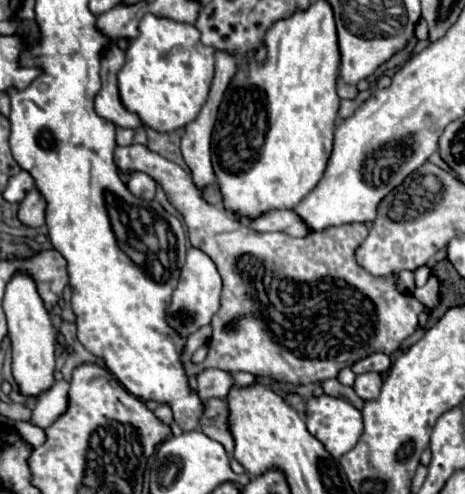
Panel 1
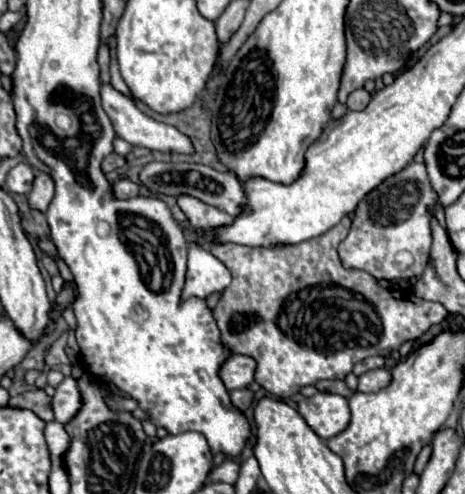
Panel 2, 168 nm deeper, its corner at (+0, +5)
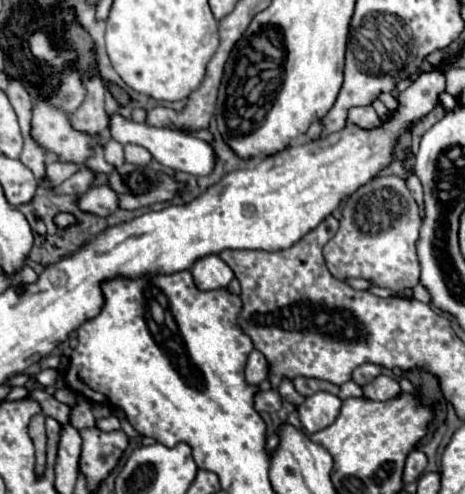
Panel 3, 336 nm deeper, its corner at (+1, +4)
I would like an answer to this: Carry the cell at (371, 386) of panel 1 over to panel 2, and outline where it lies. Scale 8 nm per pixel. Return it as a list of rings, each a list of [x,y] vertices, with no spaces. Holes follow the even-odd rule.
[[[372,369],[364,375],[358,377],[358,389],[362,393],[370,393],[370,391],[380,391],[390,383],[390,371],[386,369]]]

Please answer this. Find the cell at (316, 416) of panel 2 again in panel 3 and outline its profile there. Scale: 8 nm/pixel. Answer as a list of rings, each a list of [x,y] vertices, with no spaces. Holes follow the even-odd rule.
[[[315,392],[315,394],[307,396],[297,406],[301,426],[309,434],[327,428],[331,422],[335,422],[335,418],[339,414],[339,406],[341,406],[341,400],[329,392]]]

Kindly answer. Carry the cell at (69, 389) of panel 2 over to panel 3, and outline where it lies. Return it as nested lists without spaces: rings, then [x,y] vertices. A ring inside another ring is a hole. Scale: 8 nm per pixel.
[[[77,394],[77,398],[79,398],[79,404],[73,406],[71,424],[73,424],[77,430],[91,428],[91,426],[95,424],[95,416],[93,416],[93,412],[91,412],[91,408],[89,408],[89,402],[83,400],[79,394]]]

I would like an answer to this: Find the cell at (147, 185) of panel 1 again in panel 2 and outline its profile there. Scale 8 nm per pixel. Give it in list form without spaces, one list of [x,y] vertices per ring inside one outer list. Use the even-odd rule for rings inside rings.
[[[120,179],[118,183],[114,183],[114,195],[118,199],[130,199],[136,197],[140,193],[140,185],[132,183],[130,179]]]

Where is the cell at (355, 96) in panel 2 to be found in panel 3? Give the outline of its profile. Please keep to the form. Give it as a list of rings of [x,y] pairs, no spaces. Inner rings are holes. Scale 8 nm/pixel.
[[[365,106],[365,108],[351,108],[349,110],[349,122],[363,128],[363,130],[373,130],[375,126],[381,126],[381,118],[377,116],[377,112],[373,110],[373,106]]]

